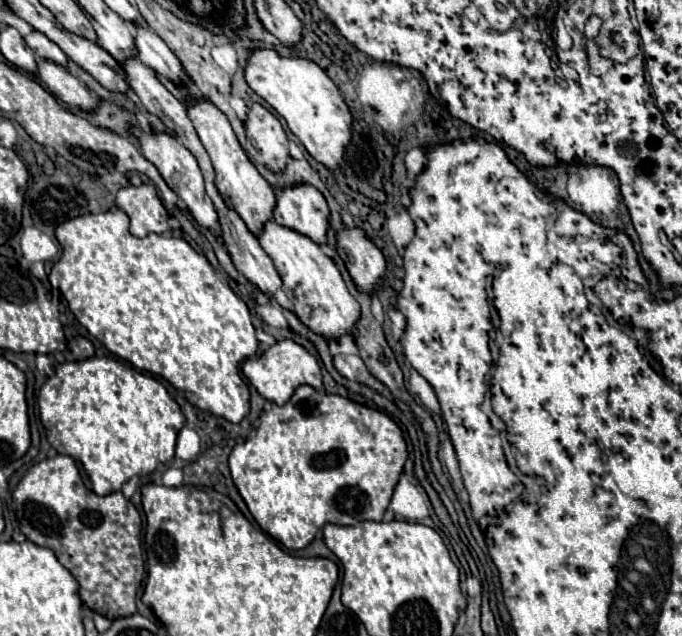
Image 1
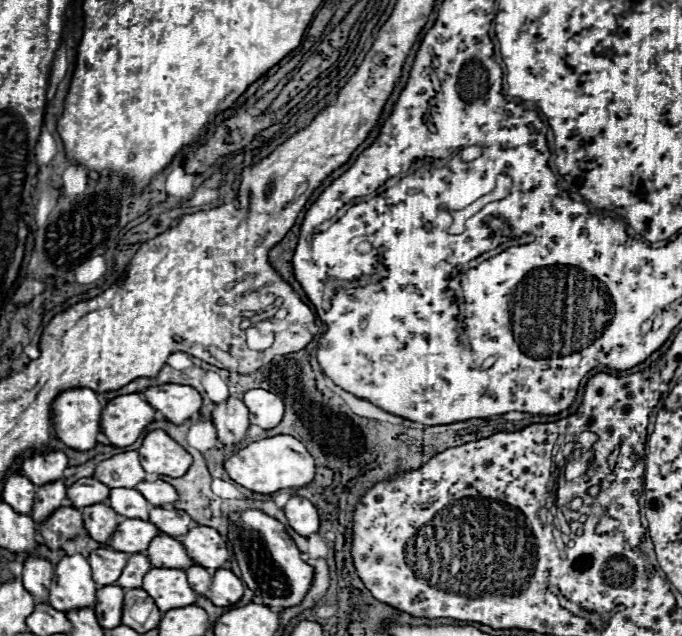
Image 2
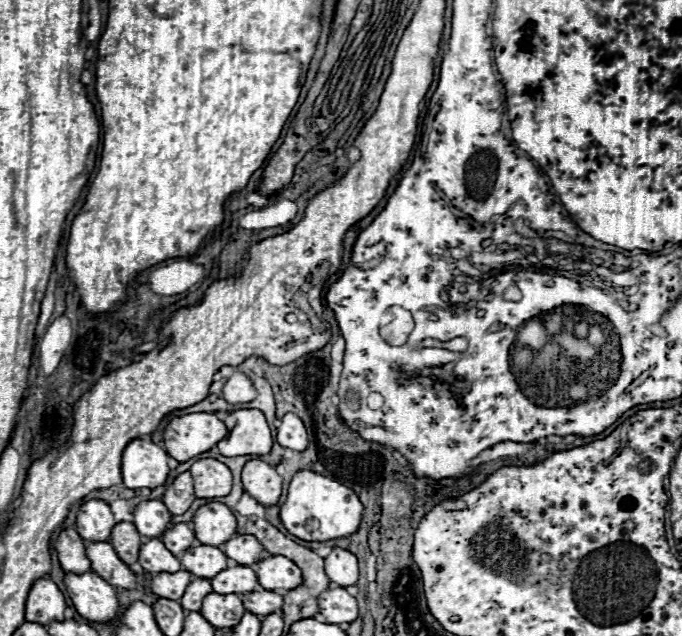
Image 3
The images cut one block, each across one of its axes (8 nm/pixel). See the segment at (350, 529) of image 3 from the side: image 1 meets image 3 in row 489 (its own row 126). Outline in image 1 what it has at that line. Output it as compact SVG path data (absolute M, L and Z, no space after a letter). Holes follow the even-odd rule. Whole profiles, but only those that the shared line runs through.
M254 48L248 50L244 76L248 86L288 122L292 134L318 162L340 170L346 144L350 142L352 116L338 86L316 62L300 56L282 56L274 48Z

